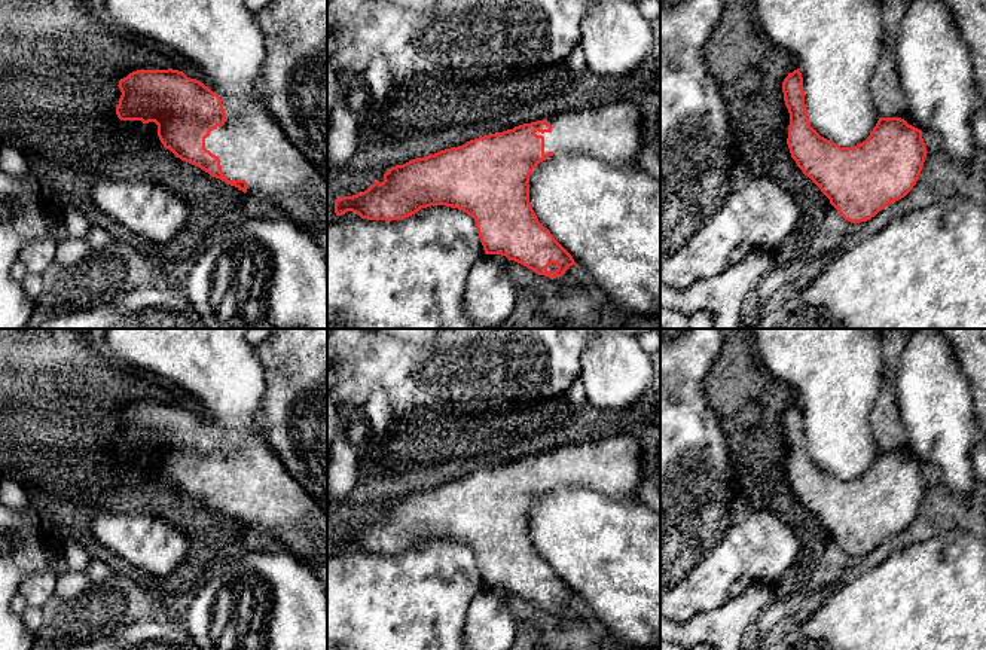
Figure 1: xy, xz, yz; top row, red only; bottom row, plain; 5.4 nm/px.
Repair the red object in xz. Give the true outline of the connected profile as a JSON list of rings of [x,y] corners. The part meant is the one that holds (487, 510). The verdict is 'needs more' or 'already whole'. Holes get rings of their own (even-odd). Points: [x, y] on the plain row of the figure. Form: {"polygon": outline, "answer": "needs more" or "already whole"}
{"polygon": [[[625,431],[595,443],[567,445],[556,451],[523,457],[391,500],[384,507],[382,516],[375,515],[361,527],[335,532],[335,546],[342,549],[352,544],[361,552],[391,555],[431,538],[458,541],[474,552],[486,588],[506,589],[538,608],[556,611],[576,595],[538,555],[529,537],[531,504],[549,491],[577,485],[592,488],[608,498],[637,500],[639,483],[639,440]]], "answer": "needs more"}

